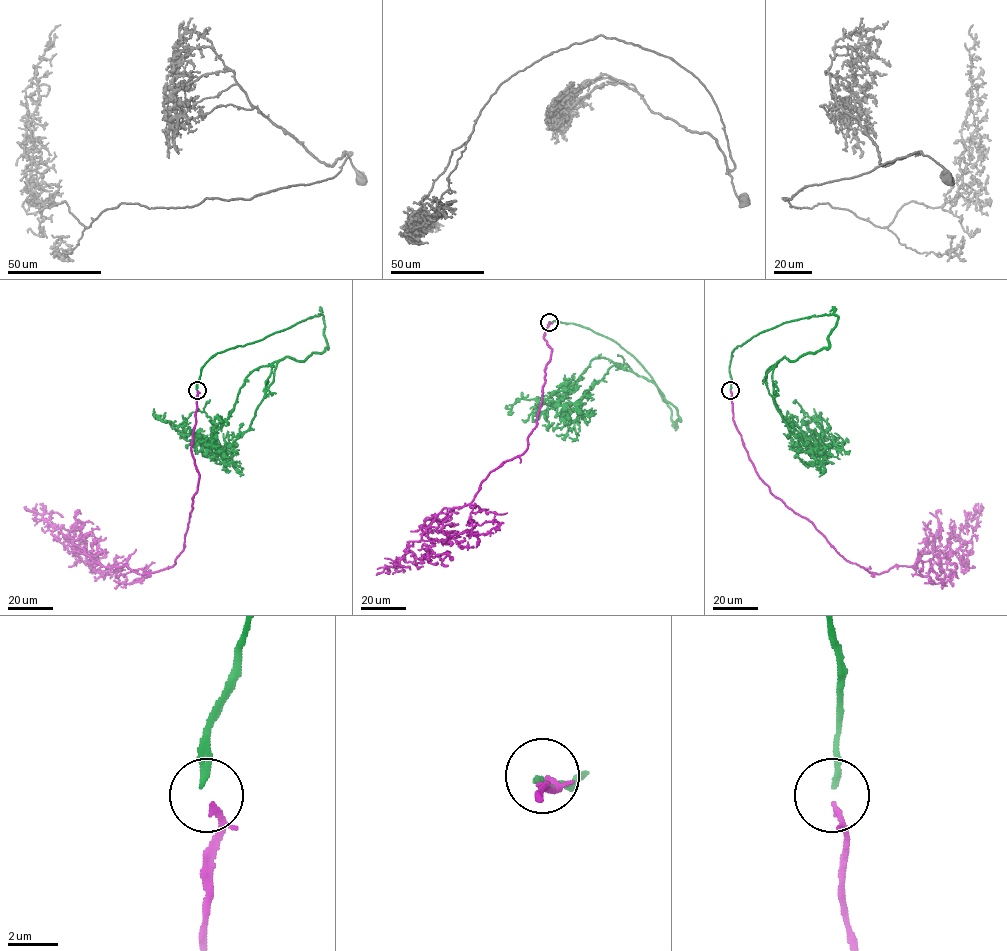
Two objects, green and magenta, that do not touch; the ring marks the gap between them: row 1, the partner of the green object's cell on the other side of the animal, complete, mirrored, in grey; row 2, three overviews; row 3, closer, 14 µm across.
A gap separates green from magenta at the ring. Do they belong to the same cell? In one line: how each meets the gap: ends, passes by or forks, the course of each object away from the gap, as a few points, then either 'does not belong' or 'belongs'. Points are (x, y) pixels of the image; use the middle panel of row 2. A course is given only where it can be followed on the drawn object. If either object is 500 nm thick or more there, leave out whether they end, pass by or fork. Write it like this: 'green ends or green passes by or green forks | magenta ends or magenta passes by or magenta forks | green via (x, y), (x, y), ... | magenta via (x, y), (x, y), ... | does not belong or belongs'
green ends | magenta ends | green via (549, 321), (616, 342), (651, 378), (677, 427), (677, 410), (656, 385), (599, 357), (558, 402), (506, 406) | magenta via (550, 321), (544, 338), (550, 359), (527, 447), (491, 471), (469, 504), (444, 508), (387, 567) | belongs

